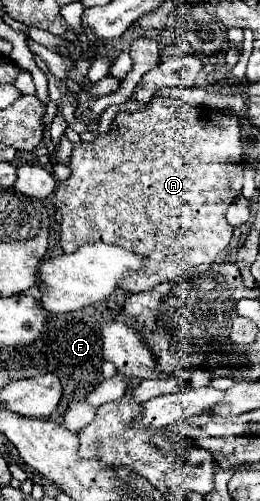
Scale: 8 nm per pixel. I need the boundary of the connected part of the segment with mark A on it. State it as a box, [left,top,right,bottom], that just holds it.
[55,106,243,292]

